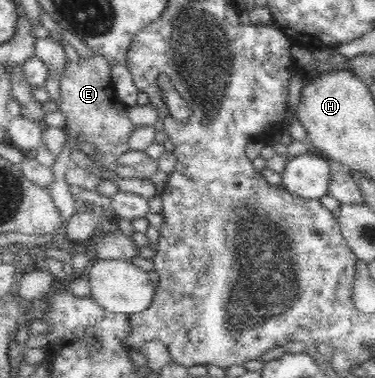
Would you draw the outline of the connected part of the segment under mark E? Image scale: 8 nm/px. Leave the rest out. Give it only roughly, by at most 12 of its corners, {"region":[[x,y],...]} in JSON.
{"region":[[69,61],[59,110],[71,136],[94,144],[102,169],[131,149],[136,125],[108,61]]}

